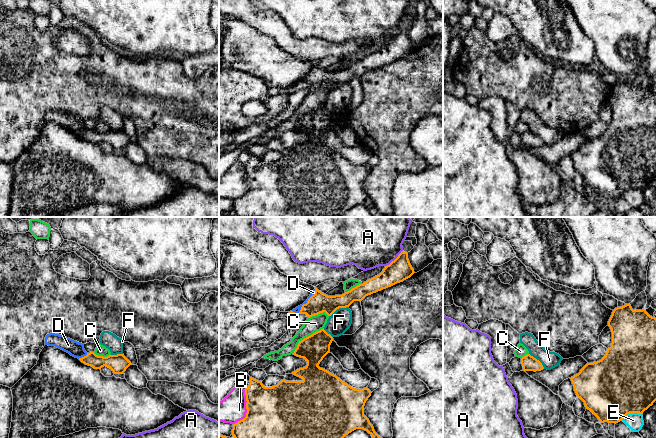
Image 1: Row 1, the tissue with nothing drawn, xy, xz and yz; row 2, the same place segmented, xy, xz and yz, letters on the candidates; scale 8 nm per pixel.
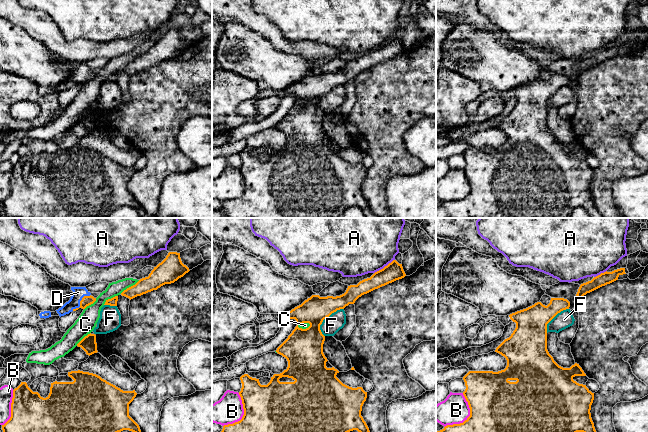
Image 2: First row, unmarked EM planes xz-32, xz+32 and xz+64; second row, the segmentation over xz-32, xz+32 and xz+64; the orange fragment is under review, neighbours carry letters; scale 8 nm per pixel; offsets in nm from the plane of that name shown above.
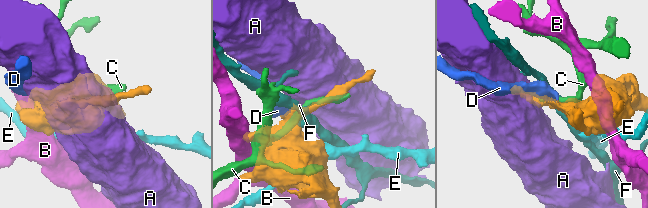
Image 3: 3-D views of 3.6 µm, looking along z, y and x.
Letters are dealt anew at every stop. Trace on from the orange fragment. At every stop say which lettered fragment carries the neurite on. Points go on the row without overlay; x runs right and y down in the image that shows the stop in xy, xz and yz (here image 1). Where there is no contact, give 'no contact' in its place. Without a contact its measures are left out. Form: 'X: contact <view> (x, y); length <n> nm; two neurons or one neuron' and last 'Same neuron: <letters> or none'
A: contact xz (395, 35); length 190 nm; two neurons
B: contact xz (246, 184); length 300 nm; two neurons
C: contact xz (306, 113); length 340 nm; two neurons
D: contact xz (307, 78); length 240 nm; one neuron
E: contact yz (630, 188); length 180 nm; two neurons
F: contact xz (338, 84); length 180 nm; two neurons
Same neuron: D

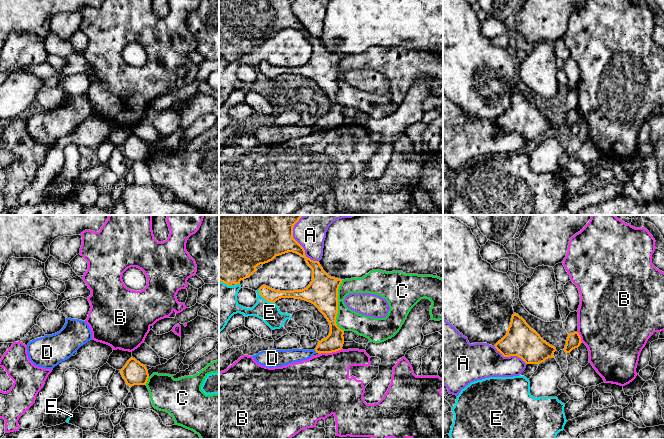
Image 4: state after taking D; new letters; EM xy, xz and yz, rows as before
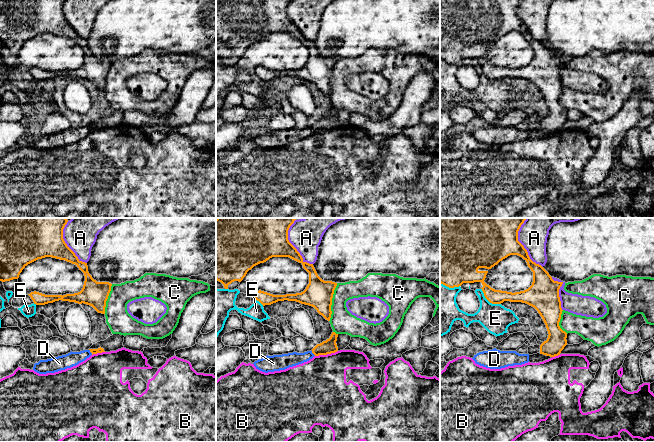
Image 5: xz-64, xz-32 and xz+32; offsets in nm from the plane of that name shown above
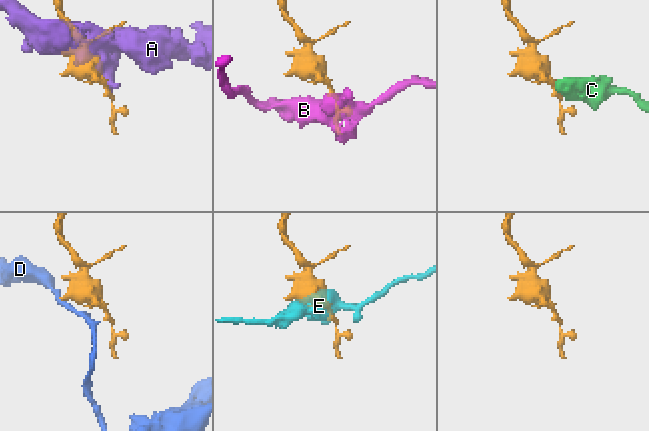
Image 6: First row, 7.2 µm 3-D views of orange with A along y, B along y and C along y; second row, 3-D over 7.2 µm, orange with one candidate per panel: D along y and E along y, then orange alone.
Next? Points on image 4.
A: contact xz (301, 22); length 360 nm; two neurons
B: contact xz (330, 128); length 190 nm; two neurons
C: contact xz (337, 82); length 400 nm; two neurons
D: contact xz (315, 126); length 30 nm; two neurons
E: contact xz (265, 75); length 180 nm; two neurons
Same neuron: none

